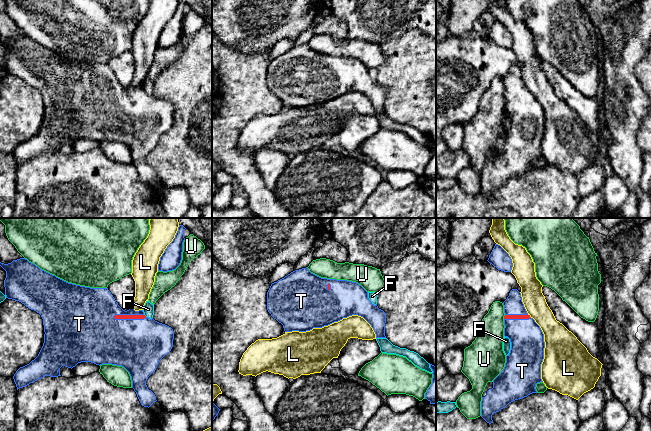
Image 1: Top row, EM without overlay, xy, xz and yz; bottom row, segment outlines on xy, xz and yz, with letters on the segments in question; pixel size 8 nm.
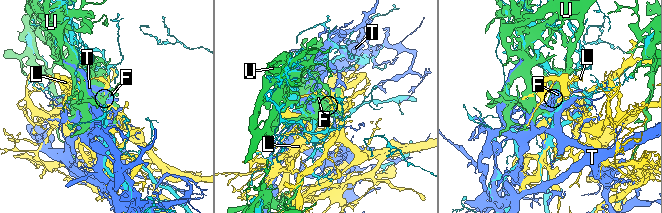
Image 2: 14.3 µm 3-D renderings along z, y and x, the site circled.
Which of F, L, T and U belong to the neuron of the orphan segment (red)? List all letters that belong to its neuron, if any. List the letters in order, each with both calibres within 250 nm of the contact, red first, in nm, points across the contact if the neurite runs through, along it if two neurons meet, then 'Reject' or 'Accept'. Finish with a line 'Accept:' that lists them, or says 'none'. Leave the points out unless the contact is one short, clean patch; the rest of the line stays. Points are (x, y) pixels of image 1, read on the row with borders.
F: Thickness 40 nm (red) against 90 nm. Boundary: xy (143, 314), (146, 316). Reject
L: Thickness 40 nm (red) against 180 nm. Boundary: yz (527, 314), (530, 316). Reject
T: Thickness 40 nm (red) against 420 nm. Path across: xy (143, 316), (141, 318), (130, 318), (130, 333), (138, 345). Accept
U: Thickness 40 nm (red) against 220 nm. Boundary: yz (505, 315), (503, 318). Reject
Accept: T

